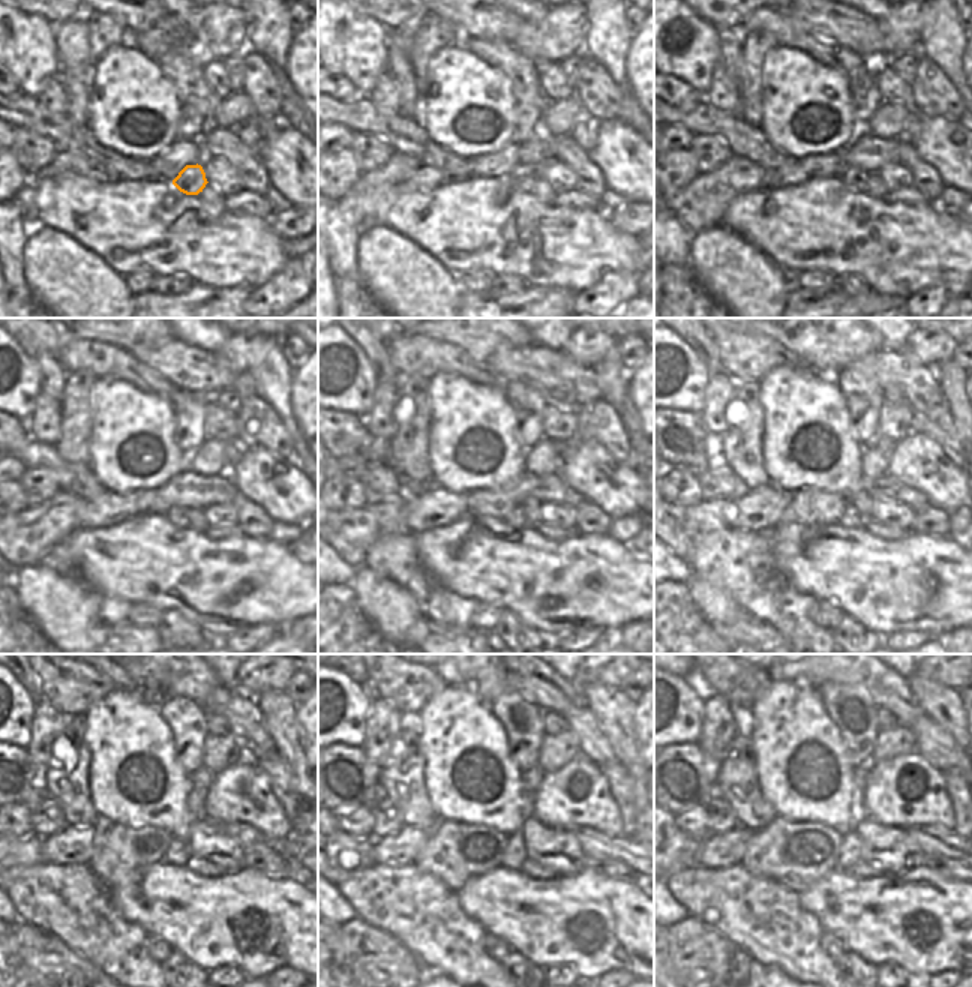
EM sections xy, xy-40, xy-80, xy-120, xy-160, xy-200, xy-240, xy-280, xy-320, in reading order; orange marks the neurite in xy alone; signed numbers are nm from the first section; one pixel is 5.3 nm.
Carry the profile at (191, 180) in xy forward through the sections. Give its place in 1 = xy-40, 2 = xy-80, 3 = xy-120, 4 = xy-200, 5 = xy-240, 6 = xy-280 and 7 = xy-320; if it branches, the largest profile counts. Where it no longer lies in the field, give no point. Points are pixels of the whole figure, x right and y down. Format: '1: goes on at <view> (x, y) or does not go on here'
1: goes on at xy-40 (522, 177)
2: goes on at xy-80 (854, 177)
3: goes on at xy-120 (179, 515)
4: goes on at xy-200 (851, 518)
5: goes on at xy-240 (179, 852)
6: goes on at xy-280 (515, 854)
7: goes on at xy-320 (849, 851)

